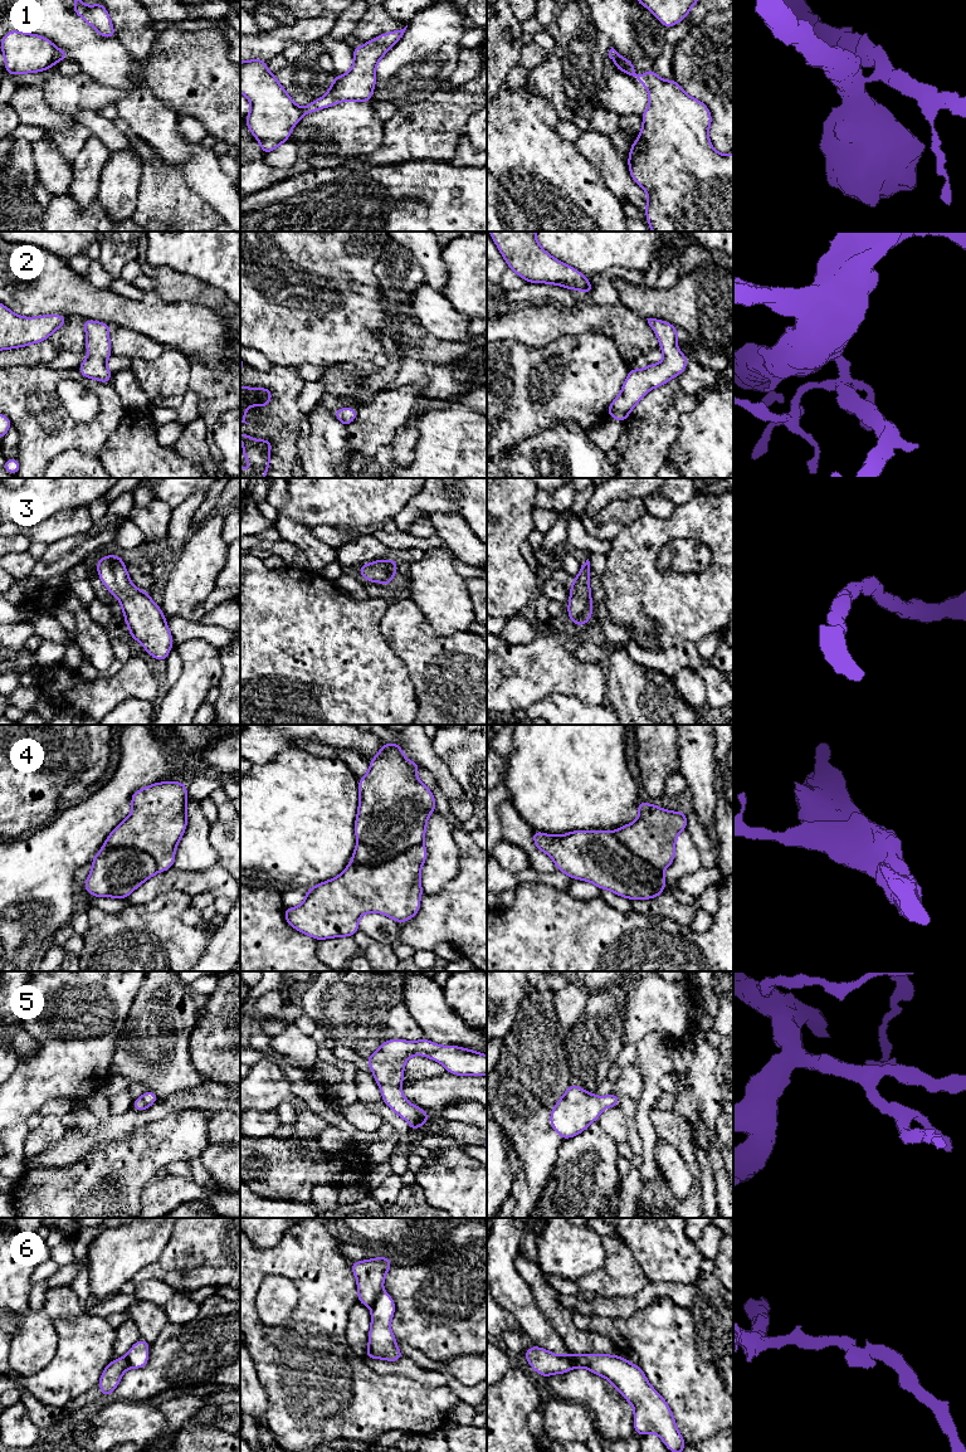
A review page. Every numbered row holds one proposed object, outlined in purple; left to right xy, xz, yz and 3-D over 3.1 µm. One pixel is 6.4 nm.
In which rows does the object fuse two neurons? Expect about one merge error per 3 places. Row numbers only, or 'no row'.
4, 6

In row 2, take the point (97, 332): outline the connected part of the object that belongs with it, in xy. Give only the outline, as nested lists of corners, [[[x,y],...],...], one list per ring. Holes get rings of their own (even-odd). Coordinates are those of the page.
[[[83,320],[87,335],[86,350],[89,352],[78,370],[86,379],[94,379],[109,384],[112,372],[107,367],[107,359],[112,356],[109,343],[111,326],[99,321]]]

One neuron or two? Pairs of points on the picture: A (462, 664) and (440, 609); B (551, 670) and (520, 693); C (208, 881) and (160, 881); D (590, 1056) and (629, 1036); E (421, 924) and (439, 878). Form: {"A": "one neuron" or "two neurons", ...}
{"A": "two neurons", "B": "one neuron", "C": "one neuron", "D": "two neurons", "E": "two neurons"}

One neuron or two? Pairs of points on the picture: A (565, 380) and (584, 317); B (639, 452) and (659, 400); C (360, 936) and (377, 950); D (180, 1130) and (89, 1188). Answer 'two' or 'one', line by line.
A: two
B: one
C: one
D: one

